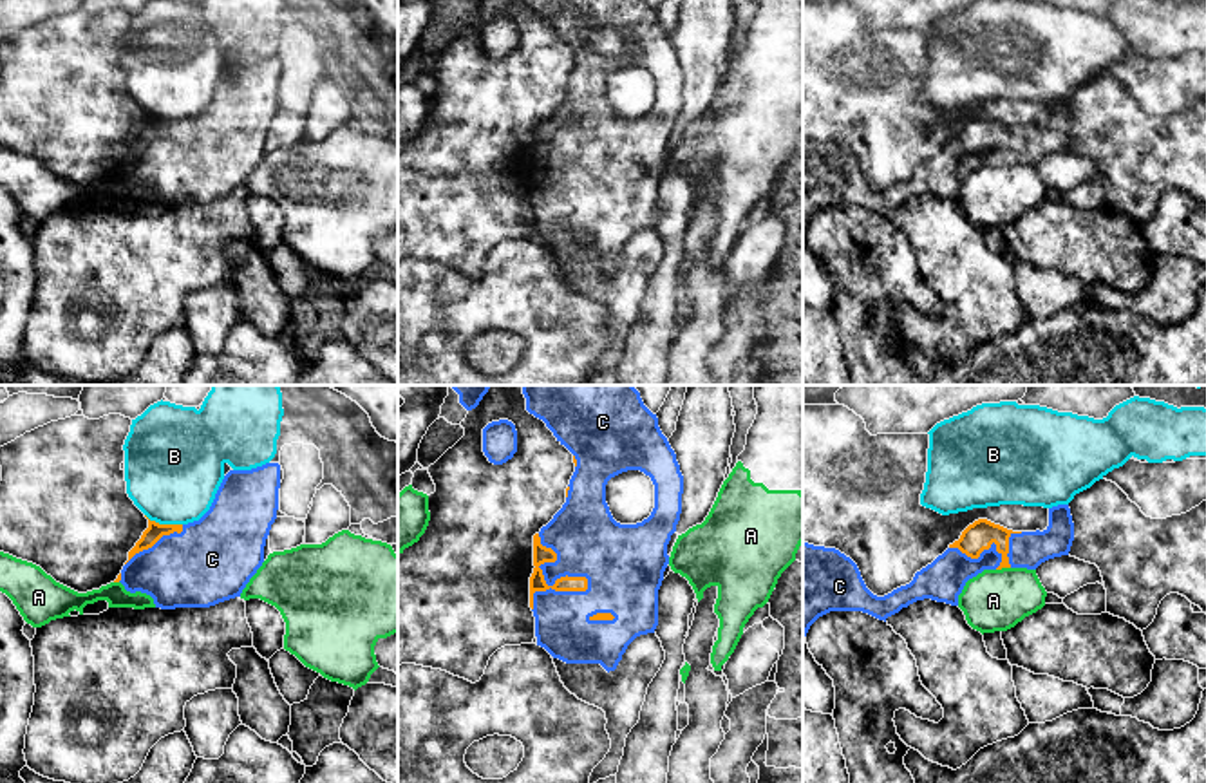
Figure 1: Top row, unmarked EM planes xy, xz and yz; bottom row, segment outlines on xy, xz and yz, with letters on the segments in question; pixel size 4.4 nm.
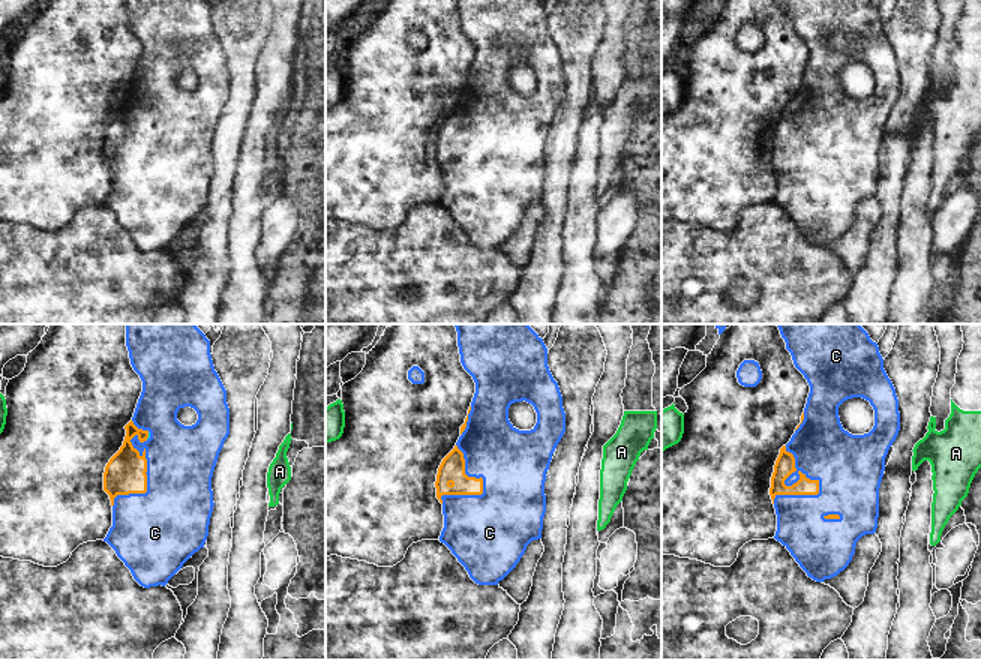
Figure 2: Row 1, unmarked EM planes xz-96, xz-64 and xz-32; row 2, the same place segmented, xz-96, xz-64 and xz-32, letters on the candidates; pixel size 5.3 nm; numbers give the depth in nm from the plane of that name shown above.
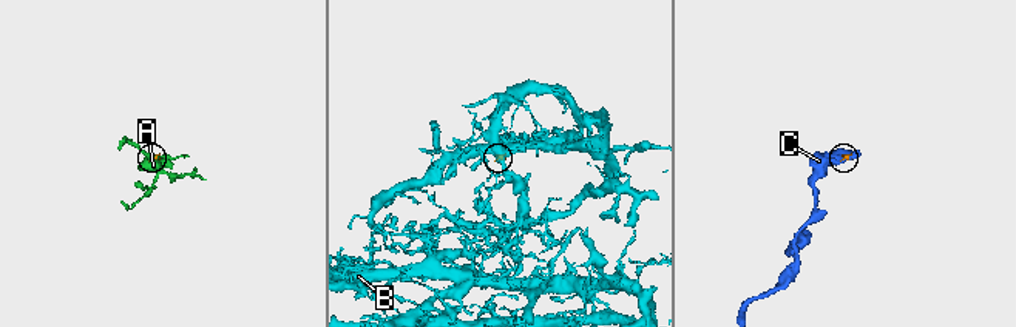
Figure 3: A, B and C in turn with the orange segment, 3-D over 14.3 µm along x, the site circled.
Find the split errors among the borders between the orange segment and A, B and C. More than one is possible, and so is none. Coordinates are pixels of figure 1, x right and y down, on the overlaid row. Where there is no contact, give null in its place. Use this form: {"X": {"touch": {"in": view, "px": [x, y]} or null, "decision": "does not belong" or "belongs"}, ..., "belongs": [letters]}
{"A": {"touch": {"in": "yz", "px": [1002, 566]}, "decision": "does not belong"}, "B": {"touch": {"in": "xy", "px": [163, 525]}, "decision": "does not belong"}, "C": {"touch": {"in": "xz", "px": [541, 570]}, "decision": "belongs"}, "belongs": ["C"]}

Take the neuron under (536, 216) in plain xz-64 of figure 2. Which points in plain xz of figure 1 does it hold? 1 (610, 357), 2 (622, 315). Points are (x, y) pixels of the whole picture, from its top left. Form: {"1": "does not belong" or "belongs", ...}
{"1": "belongs", "2": "belongs"}

